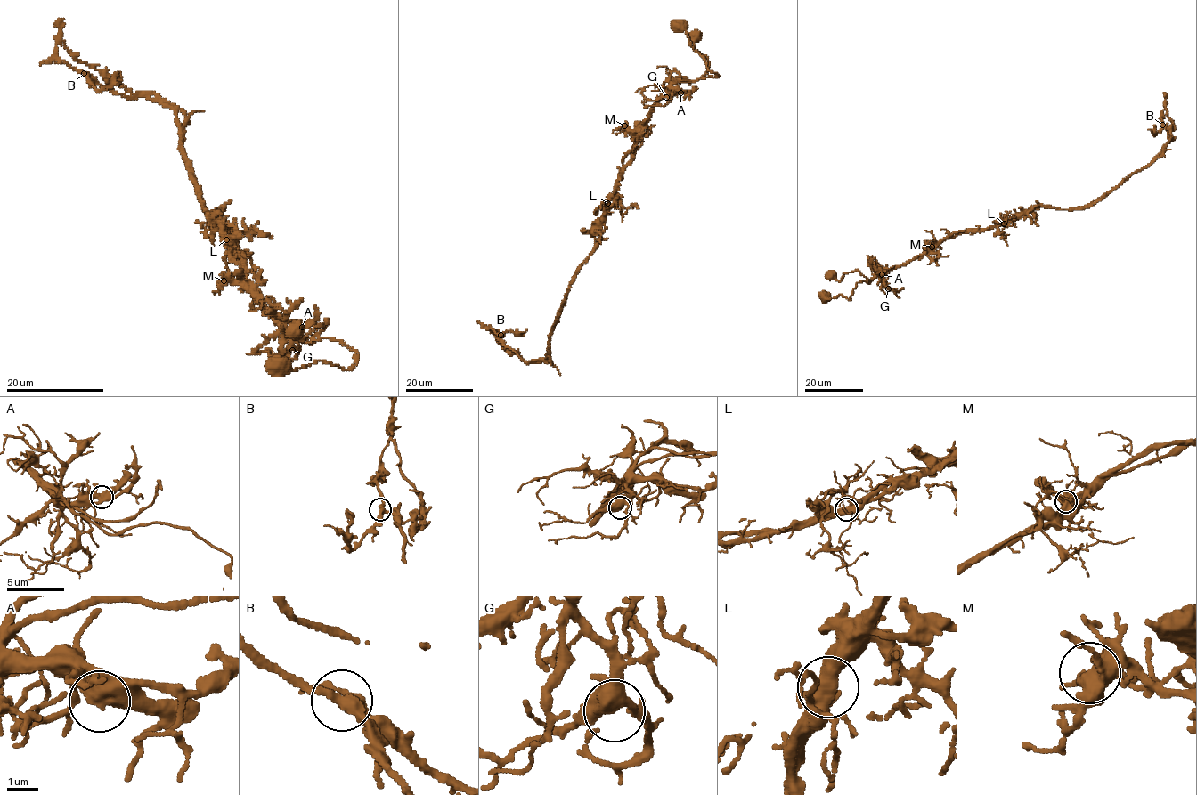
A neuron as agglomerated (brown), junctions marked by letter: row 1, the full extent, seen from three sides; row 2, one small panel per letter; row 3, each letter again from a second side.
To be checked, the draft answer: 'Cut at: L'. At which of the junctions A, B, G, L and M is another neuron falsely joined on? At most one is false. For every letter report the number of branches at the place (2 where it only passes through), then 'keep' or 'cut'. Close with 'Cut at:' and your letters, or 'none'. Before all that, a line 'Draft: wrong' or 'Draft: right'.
Draft: right
A: 3 branches meet; keep
B: 3 branches meet; keep
G: 3 branches meet; keep
L: 3 branches meet; cut
M: 4 branches meet; keep
Cut at: L

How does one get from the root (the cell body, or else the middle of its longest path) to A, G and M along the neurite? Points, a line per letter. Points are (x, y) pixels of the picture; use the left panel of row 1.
A: (275, 365), (296, 369), (326, 360), (348, 369), (356, 361), (341, 341), (306, 343), (286, 329), (302, 327)
G: (275, 365), (296, 369), (326, 360), (348, 369), (357, 356), (341, 341), (306, 343), (284, 330), (292, 350)
M: (275, 365), (348, 369), (357, 354), (282, 330), (246, 287), (223, 280)

